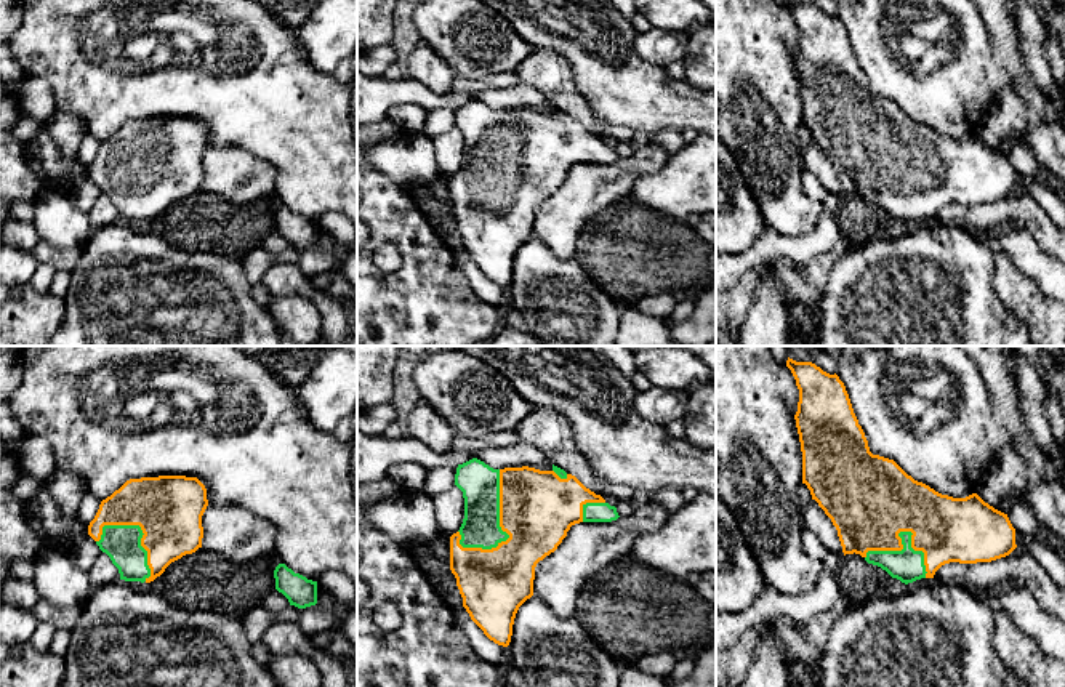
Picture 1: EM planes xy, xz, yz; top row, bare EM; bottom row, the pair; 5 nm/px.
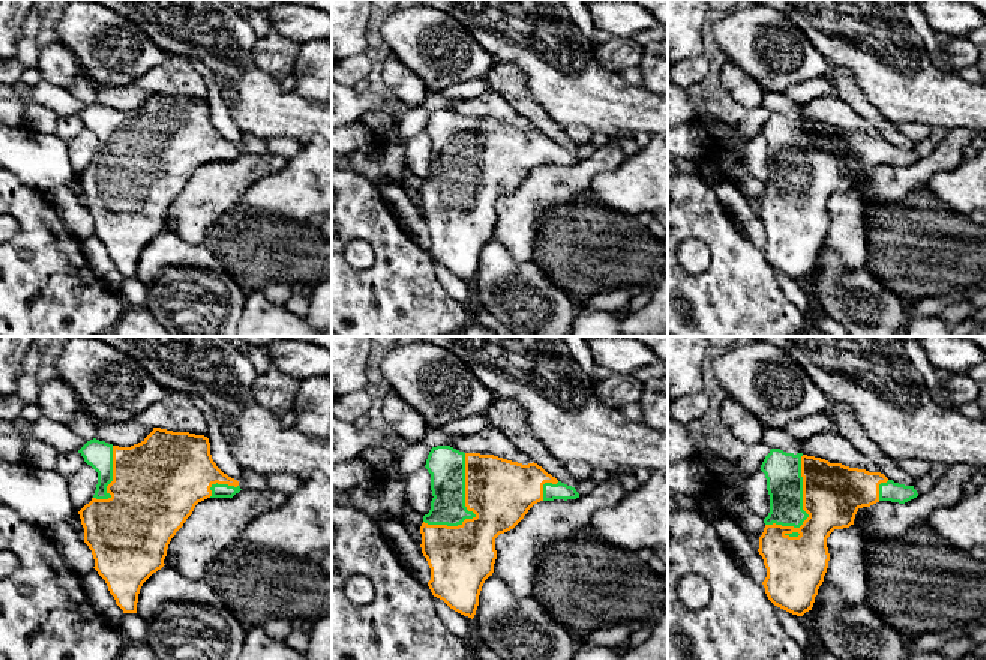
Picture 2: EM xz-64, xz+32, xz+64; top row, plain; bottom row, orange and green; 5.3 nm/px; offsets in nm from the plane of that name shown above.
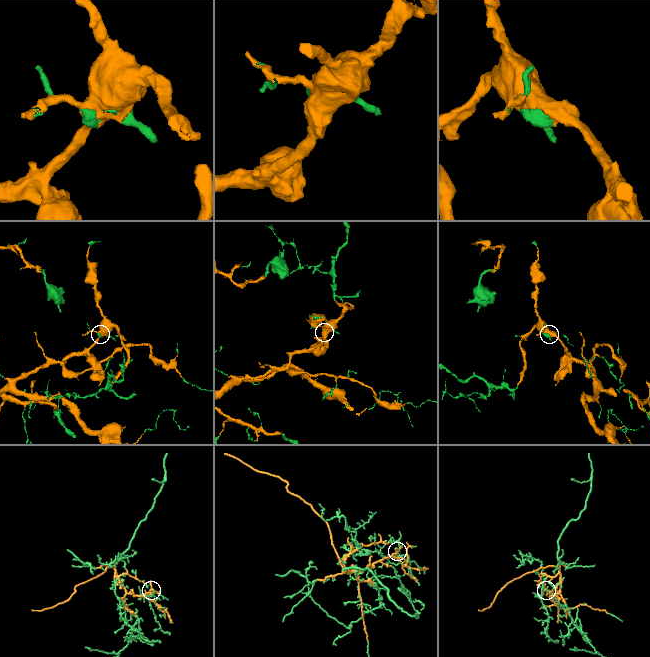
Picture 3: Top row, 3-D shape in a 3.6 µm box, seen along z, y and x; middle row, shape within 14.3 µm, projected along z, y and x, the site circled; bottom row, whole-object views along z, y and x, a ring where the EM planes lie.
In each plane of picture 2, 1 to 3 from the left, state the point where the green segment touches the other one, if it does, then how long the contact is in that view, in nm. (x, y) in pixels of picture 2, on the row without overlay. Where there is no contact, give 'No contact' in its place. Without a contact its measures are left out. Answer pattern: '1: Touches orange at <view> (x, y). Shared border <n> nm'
1: Touches orange at xz-64 (113, 141). Shared border 300 nm
2: Touches orange at xz+32 (468, 174). Shared border 440 nm
3: Touches orange at xz+64 (803, 171). Shared border 440 nm

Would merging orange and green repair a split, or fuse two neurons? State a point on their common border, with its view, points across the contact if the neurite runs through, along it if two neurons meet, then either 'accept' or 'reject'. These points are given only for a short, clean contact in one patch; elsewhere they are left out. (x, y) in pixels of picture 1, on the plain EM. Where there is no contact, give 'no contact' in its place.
xz (500, 167) | accept

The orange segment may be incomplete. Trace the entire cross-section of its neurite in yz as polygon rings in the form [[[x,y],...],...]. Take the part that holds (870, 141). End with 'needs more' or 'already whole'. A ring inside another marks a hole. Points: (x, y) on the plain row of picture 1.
[[[793,0],[786,2],[786,8],[799,30],[794,61],[802,93],[802,125],[836,168],[844,197],[860,195],[868,205],[908,226],[934,219],[945,205],[991,203],[1017,189],[1007,155],[977,135],[966,139],[942,136],[914,122],[894,101],[873,96],[836,14]]] | needs more

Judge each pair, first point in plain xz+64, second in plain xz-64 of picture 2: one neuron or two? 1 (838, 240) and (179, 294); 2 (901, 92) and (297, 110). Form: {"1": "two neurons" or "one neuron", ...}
{"1": "two neurons", "2": "one neuron"}

